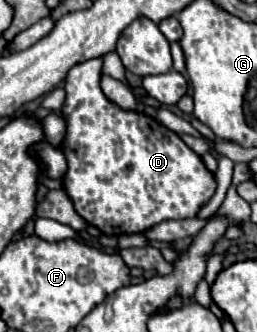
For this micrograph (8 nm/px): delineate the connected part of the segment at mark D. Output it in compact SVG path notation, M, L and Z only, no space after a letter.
M89 59L89 63L79 63L77 67L73 67L65 79L65 103L61 107L61 115L67 123L67 131L65 131L65 139L63 139L63 145L61 145L61 151L67 159L67 173L63 175L63 189L65 193L69 195L69 199L73 201L73 207L77 211L77 215L81 215L89 225L97 227L103 235L111 235L111 237L119 237L119 235L129 235L129 233L145 233L147 229L155 227L157 223L161 221L167 221L167 219L185 219L185 217L197 217L199 209L213 197L215 189L217 189L217 183L215 183L215 177L213 173L201 163L201 157L191 151L183 139L173 133L171 129L163 127L155 117L149 117L145 113L139 113L139 111L127 111L127 109L121 109L119 105L115 105L113 101L109 101L101 87L99 87L99 75L101 75L101 59Z

